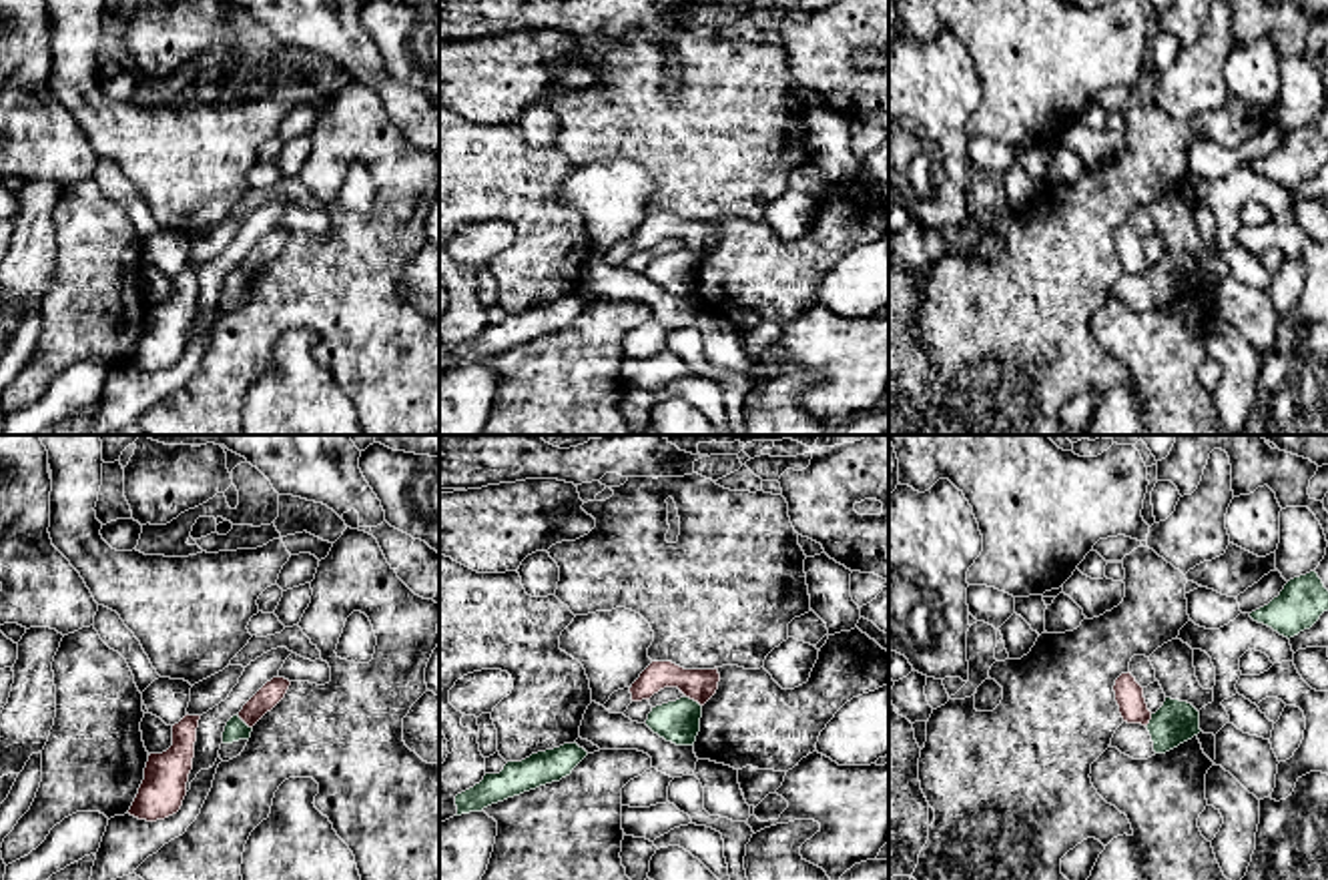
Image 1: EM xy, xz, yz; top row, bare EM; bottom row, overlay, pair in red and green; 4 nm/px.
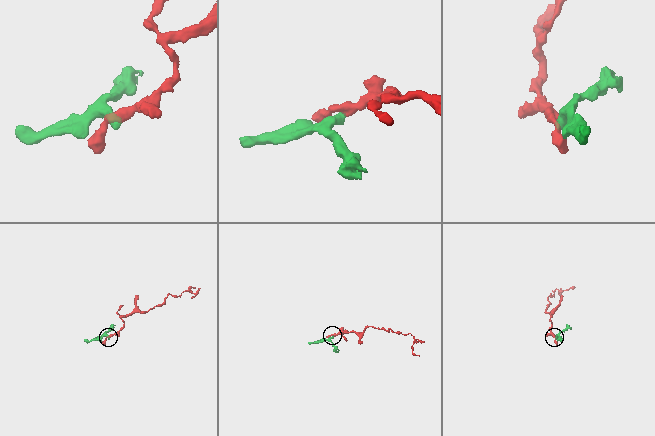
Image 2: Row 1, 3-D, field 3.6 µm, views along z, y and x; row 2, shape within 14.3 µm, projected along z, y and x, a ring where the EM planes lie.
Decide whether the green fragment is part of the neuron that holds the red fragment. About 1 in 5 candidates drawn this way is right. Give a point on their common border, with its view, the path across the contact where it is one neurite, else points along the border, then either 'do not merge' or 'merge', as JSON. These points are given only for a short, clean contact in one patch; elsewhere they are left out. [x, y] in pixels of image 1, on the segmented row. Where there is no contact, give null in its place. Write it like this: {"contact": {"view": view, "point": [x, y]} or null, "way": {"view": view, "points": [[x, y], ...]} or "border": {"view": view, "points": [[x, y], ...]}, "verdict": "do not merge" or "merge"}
{"contact": {"view": "xz", "point": [693, 698]}, "border": {"view": "xz", "points": [[685, 694], [701, 706]]}, "verdict": "do not merge"}

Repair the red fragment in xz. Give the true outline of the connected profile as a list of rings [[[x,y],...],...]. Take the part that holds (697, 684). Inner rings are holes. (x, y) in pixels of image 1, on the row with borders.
[[[652,662],[632,684],[632,702],[650,700],[664,688],[678,688],[686,698],[704,706],[718,690],[718,670],[684,670],[672,662]]]

